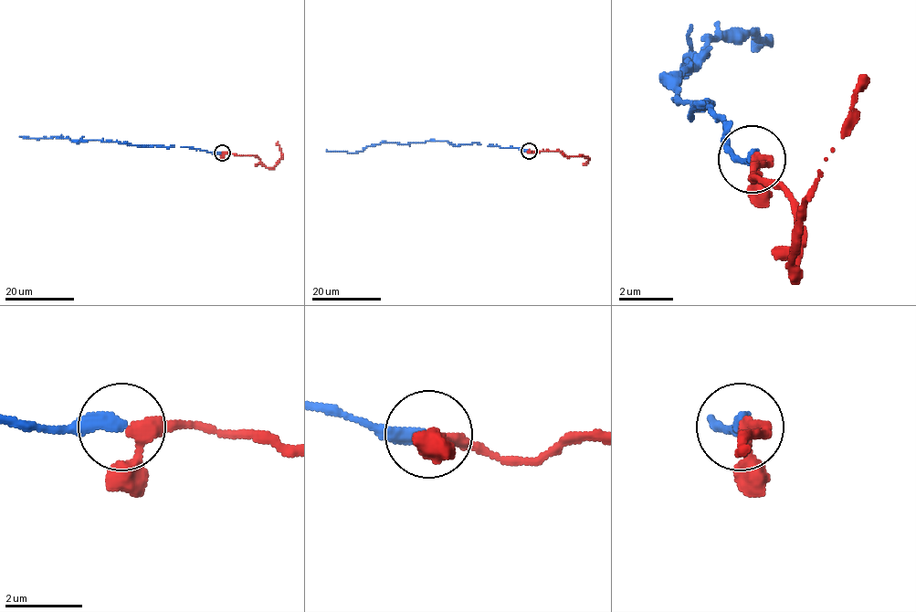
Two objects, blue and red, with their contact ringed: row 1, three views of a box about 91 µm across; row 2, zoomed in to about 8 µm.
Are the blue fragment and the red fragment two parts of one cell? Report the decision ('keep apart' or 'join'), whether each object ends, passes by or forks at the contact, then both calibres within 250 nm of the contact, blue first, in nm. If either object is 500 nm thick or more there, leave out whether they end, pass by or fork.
join; blue ends; red passes by; calibres 400 and 280 nm

